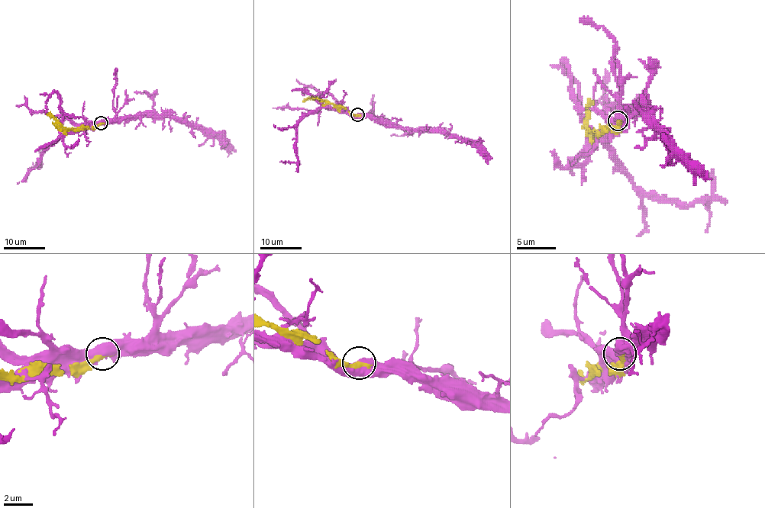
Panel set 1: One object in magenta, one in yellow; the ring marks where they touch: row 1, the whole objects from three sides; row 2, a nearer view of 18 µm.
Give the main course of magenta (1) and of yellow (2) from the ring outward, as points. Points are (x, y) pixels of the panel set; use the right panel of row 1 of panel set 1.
1: (617, 120), (627, 110), (643, 108), (647, 110), (658, 124), (662, 133), (711, 179)
2: (617, 120), (619, 122), (611, 130), (593, 132), (588, 126), (588, 108), (593, 102)

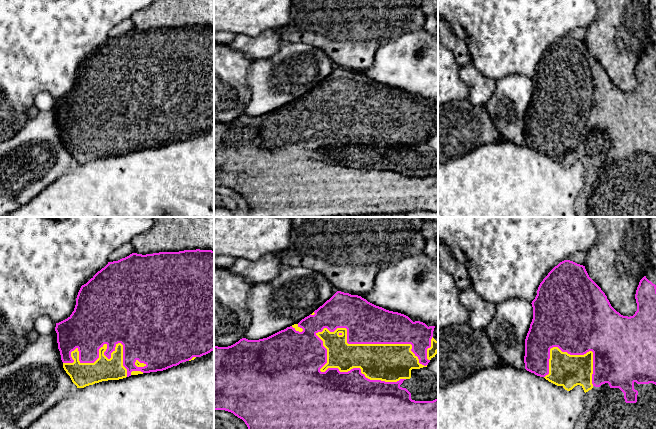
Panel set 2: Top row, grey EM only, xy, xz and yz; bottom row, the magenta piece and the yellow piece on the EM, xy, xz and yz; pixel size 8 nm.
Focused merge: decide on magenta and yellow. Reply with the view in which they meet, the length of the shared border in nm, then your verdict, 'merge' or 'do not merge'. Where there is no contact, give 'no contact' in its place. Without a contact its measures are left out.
contact in xz; length 900 nm; do not merge

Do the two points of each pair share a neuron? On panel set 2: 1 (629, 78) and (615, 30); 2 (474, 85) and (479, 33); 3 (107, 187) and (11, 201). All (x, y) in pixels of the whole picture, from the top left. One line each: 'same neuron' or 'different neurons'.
1: same neuron
2: different neurons
3: different neurons

